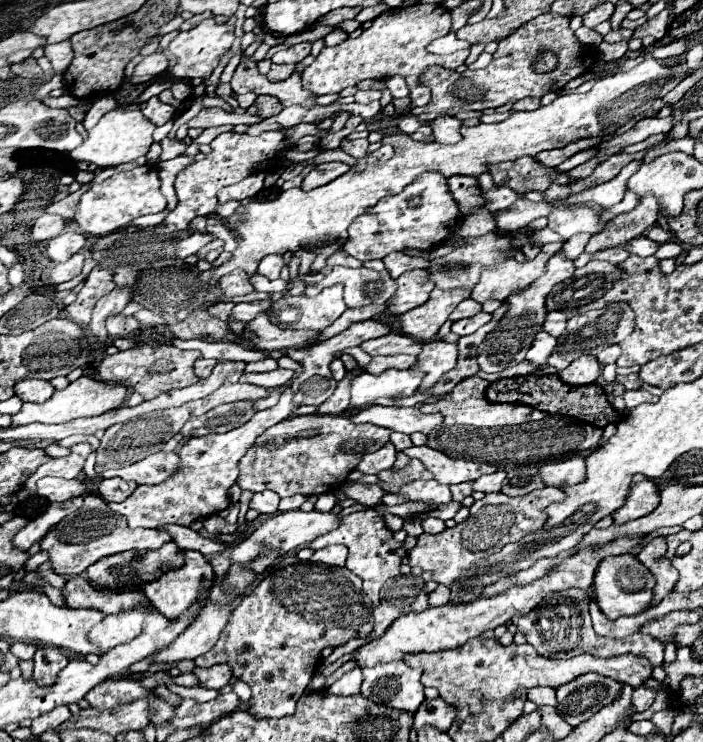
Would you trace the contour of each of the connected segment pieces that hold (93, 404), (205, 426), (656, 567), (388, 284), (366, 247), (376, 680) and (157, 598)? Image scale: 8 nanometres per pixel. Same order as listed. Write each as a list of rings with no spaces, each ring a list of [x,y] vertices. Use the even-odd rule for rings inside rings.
[[[79,377],[77,381],[69,383],[63,391],[55,391],[51,395],[51,399],[43,401],[43,403],[23,403],[23,409],[19,411],[19,415],[15,415],[13,425],[27,425],[33,421],[39,423],[67,423],[71,419],[77,417],[95,417],[95,415],[103,415],[111,409],[117,409],[119,405],[123,405],[125,397],[127,397],[127,385],[111,385],[105,381],[97,381],[93,377]]]
[[[249,401],[219,405],[201,417],[189,419],[181,429],[181,435],[199,437],[199,435],[207,435],[207,433],[227,433],[229,429],[247,423],[253,417],[253,413],[255,413],[253,403],[249,403]]]
[[[655,537],[651,539],[639,553],[639,561],[653,573],[655,577],[655,587],[653,587],[653,603],[651,605],[659,605],[659,601],[663,601],[663,597],[667,597],[677,579],[679,573],[677,569],[671,565],[671,561],[665,557],[667,553],[667,539],[665,537]]]
[[[333,267],[329,275],[317,285],[305,289],[305,295],[317,295],[323,287],[331,287],[335,283],[345,285],[345,303],[347,307],[363,307],[371,303],[385,303],[393,297],[397,285],[387,271],[371,271],[367,267],[347,269],[347,267]]]
[[[423,173],[419,181],[413,181],[395,197],[383,197],[369,213],[359,215],[351,223],[343,251],[359,261],[383,259],[393,251],[405,249],[431,251],[455,233],[457,221],[459,207],[447,187],[447,179],[439,173]]]
[[[403,661],[377,663],[371,669],[363,669],[361,695],[375,703],[415,713],[425,699],[421,673],[421,669],[407,667]]]
[[[183,551],[183,557],[185,557],[185,563],[179,569],[171,569],[171,571],[167,571],[167,573],[159,575],[157,579],[153,579],[153,581],[149,581],[149,583],[143,585],[143,593],[147,595],[147,599],[151,601],[151,605],[161,615],[165,615],[167,619],[179,617],[185,609],[189,609],[191,605],[195,605],[199,601],[201,601],[201,605],[205,605],[207,597],[209,597],[209,585],[211,583],[209,581],[201,583],[201,577],[213,579],[213,567],[197,551]]]

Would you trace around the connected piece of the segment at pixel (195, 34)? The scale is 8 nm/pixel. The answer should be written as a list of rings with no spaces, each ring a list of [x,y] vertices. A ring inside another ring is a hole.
[[[205,19],[191,31],[181,31],[169,45],[169,51],[177,57],[177,65],[171,73],[179,79],[209,79],[213,69],[219,65],[219,59],[231,49],[233,39],[233,25],[219,25],[213,19]]]

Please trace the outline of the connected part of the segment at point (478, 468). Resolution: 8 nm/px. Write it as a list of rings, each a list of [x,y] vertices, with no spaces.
[[[411,447],[403,451],[407,457],[419,459],[431,473],[433,479],[441,485],[455,485],[455,483],[465,483],[465,481],[475,481],[485,473],[495,473],[497,467],[489,463],[479,463],[479,461],[467,461],[467,459],[453,459],[447,457],[441,451],[429,449],[429,447]]]

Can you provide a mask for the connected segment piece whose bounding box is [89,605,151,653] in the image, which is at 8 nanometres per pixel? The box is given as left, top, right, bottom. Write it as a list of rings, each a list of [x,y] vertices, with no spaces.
[[[137,605],[135,609],[131,609],[127,613],[107,615],[99,625],[95,625],[91,629],[89,641],[95,647],[99,647],[103,653],[107,649],[113,649],[115,645],[129,643],[131,639],[135,639],[141,633],[143,621],[145,621],[145,617],[147,617],[149,611],[151,611],[151,607]]]

